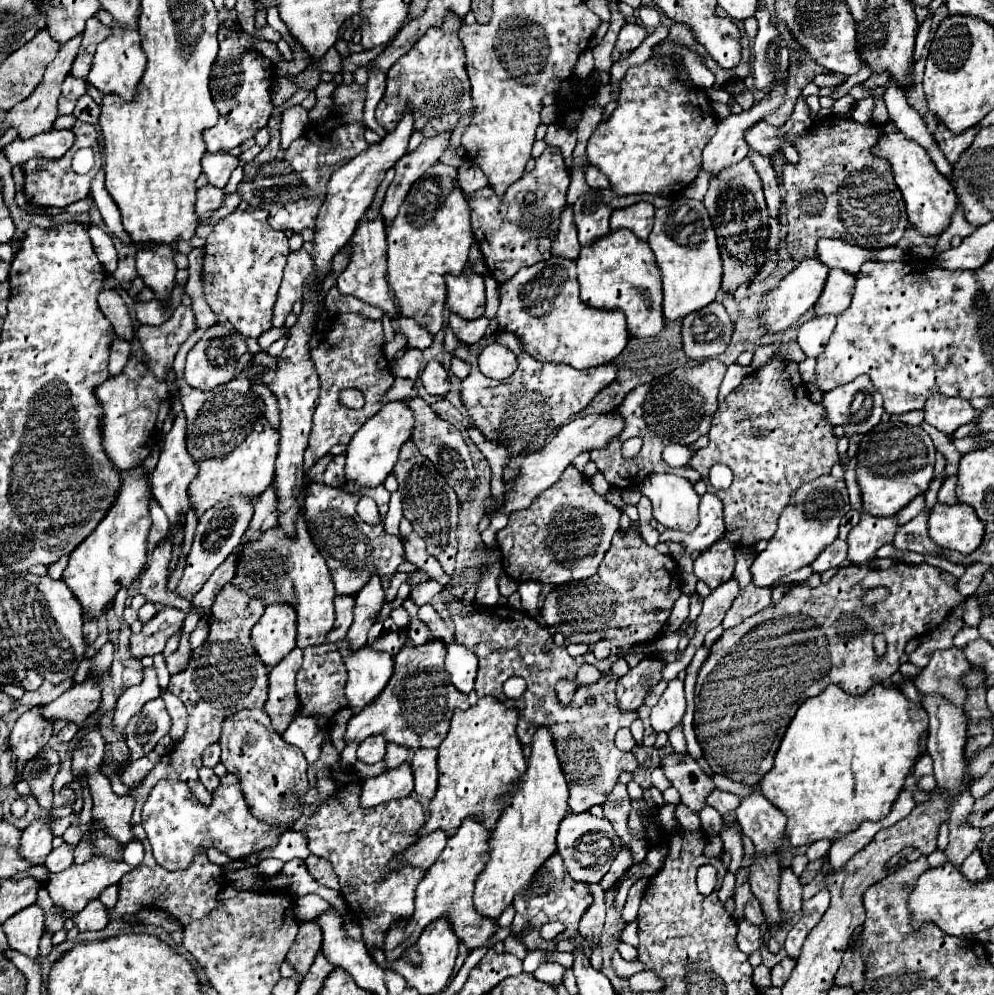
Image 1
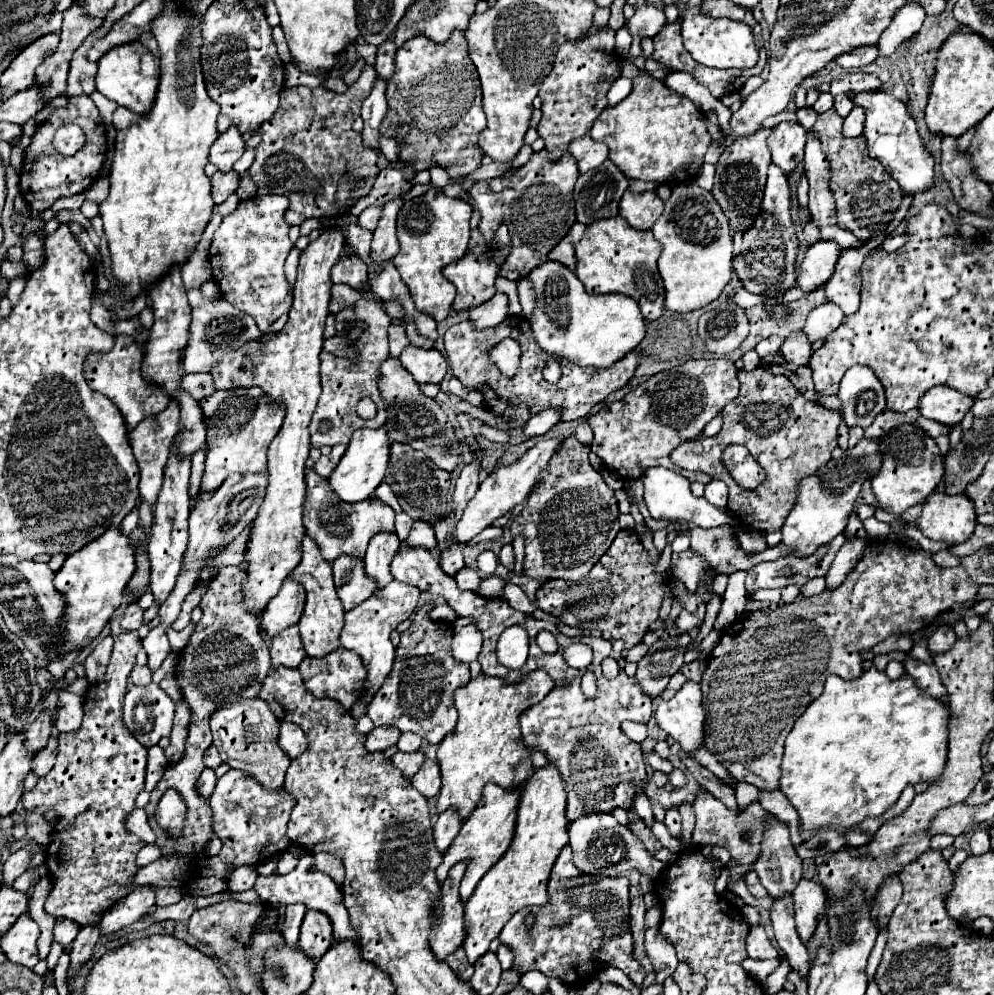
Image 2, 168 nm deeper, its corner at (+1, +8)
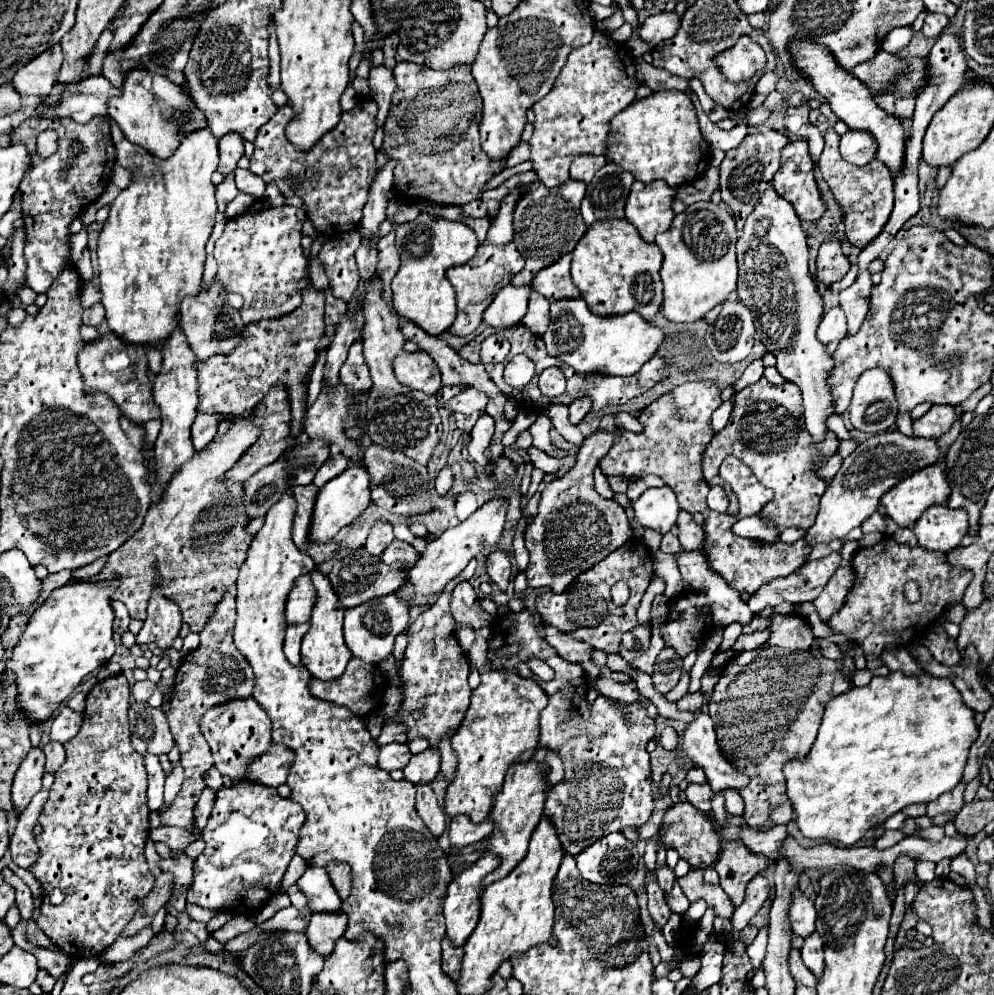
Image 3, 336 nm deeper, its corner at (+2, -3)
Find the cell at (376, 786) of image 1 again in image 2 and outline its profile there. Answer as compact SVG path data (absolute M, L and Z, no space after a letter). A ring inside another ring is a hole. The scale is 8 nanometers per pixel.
M397 752L391 758L393 766L397 766L405 778L413 778L417 774L417 770L421 768L423 760L425 760L425 756L421 752L409 752L409 754L407 752Z

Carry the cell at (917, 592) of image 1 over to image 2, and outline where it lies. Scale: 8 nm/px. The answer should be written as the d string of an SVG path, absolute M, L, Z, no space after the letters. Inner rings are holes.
M873 540L865 550L859 566L851 574L847 574L841 586L833 590L825 588L821 594L811 598L799 596L793 602L793 610L797 610L797 614L815 614L813 622L797 626L797 622L793 620L791 626L787 622L787 626L751 628L749 618L735 622L723 632L719 644L707 656L707 668L699 682L703 692L703 706L707 712L705 748L725 766L725 770L733 778L745 780L757 788L775 790L779 786L783 742L799 714L803 714L809 702L813 702L823 692L825 678L829 674L837 674L843 680L859 678L863 674L863 652L869 652L875 644L891 634L917 632L927 628L955 602L971 602L977 594L977 588L977 584L967 580L967 572L961 566L939 568L931 560L929 552L913 552L905 546L895 546L893 542Z

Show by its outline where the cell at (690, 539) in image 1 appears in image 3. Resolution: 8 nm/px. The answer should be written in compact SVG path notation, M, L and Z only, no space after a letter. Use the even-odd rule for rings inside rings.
M720 485L710 487L710 493L708 493L708 507L710 507L712 511L726 513L726 509L728 509L728 495L726 495L726 491L724 491Z

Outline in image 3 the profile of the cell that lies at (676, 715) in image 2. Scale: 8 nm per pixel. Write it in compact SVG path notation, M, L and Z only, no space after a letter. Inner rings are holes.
M696 711L694 715L696 721L690 723L680 737L680 749L686 757L694 761L696 767L704 769L714 793L722 793L726 789L740 791L744 785L748 785L748 775L740 773L724 757L724 753L720 753L720 745L710 715L706 715L704 711Z

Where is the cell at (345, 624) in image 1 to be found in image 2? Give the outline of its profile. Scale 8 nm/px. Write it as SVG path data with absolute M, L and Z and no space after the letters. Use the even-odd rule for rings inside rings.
M341 554L341 558L333 562L333 578L337 596L345 612L353 610L357 604L361 604L377 590L373 580L365 574L363 560L355 560L345 554Z

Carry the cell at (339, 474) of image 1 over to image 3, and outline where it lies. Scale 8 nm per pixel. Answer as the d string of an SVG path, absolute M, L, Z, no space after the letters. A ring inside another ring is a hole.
M342 453L330 457L330 459L322 465L322 469L316 473L316 477L314 477L314 485L320 489L320 487L322 487L324 483L328 483L330 479L338 477L346 467L348 467L348 459L346 459Z

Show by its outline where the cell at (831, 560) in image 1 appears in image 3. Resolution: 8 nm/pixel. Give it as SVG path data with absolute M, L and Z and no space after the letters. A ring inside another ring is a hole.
M830 553L828 557L822 557L818 561L808 561L796 573L784 579L774 579L772 583L764 585L758 593L754 593L748 599L748 607L756 615L760 615L766 607L776 607L782 601L790 601L794 605L814 601L838 567L840 567L838 553Z

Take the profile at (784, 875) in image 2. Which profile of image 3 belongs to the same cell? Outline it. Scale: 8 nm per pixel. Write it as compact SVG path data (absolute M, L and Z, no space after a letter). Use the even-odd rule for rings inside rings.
M794 889L792 893L792 905L790 905L790 921L794 935L798 937L810 937L816 931L816 911L814 905L802 895L800 889Z

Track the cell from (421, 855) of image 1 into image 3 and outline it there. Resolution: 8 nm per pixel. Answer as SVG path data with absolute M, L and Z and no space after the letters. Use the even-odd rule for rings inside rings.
M456 815L450 823L448 835L450 835L450 843L454 849L474 845L474 843L488 839L492 835L492 819L482 821L482 823L472 823L470 817Z

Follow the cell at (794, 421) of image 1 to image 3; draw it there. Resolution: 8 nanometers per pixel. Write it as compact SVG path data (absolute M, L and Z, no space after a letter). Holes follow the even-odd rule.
M764 377L742 389L734 395L734 409L730 415L728 425L718 431L704 453L704 479L708 485L722 485L724 491L730 491L730 507L728 515L738 513L738 499L730 485L720 479L720 457L740 457L758 477L758 481L770 489L774 489L774 499L762 509L760 515L774 519L778 529L784 531L786 527L810 529L812 521L818 513L820 497L824 495L826 483L814 473L814 465L824 463L834 451L838 439L834 433L828 433L826 441L820 445L812 443L810 433L804 429L804 407L802 407L802 393L800 389L784 381L782 385L772 385Z

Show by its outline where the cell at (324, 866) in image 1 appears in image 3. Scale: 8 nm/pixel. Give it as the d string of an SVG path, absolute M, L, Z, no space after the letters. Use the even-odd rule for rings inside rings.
M328 863L326 865L326 869L328 869L328 875L330 875L330 879L332 879L332 885L336 887L336 891L338 891L338 895L342 897L342 899L346 899L348 895L350 895L350 883L352 883L352 869L348 869L348 865L344 865L344 863Z

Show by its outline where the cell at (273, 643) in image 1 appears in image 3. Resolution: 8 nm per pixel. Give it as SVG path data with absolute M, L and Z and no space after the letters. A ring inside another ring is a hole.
M302 575L296 579L294 589L290 591L288 601L286 601L288 625L310 621L312 605L316 605L316 589L312 585L312 579L308 575Z

